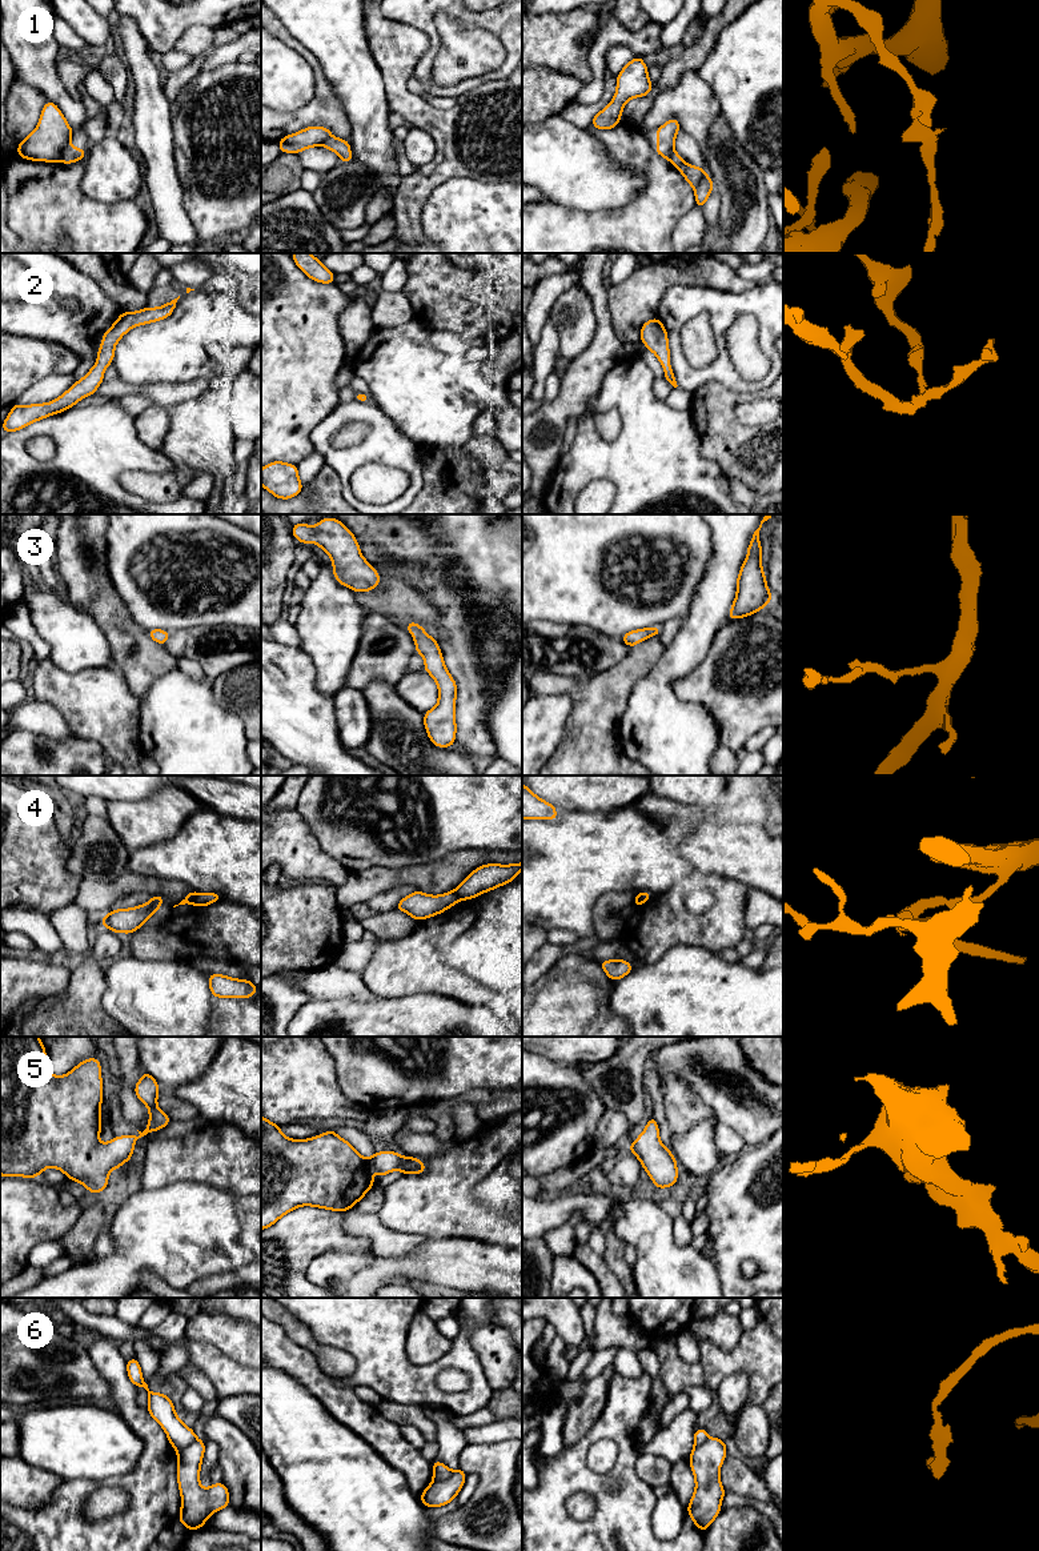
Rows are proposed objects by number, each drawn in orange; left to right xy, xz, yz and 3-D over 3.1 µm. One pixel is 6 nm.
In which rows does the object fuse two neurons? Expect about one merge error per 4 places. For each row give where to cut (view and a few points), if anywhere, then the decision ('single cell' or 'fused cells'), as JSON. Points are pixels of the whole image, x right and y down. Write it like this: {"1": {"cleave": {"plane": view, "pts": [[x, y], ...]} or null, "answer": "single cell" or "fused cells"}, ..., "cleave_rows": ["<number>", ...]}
{"1": {"cleave": {"plane": "xy", "pts": [[68, 147], [60, 160]]}, "answer": "fused cells"}, "2": {"cleave": null, "answer": "single cell"}, "3": {"cleave": null, "answer": "single cell"}, "4": {"cleave": {"plane": "xy", "pts": [[197, 893], [192, 904]]}, "answer": "fused cells"}, "5": {"cleave": null, "answer": "single cell"}, "6": {"cleave": {"plane": "xz", "pts": [[453, 1471], [444, 1479], [433, 1481]]}, "answer": "fused cells"}, "cleave_rows": ["1", "4", "6"]}

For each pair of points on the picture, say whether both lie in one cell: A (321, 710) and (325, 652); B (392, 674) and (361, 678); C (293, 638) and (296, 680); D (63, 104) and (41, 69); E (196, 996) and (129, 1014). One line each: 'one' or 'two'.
A: two
B: one
C: two
D: one
E: one

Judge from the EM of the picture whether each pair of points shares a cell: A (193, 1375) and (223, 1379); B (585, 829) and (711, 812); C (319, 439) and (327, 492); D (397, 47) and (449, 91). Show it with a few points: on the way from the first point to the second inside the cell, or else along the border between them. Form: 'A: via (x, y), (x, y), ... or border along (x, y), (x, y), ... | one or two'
A: border along (187, 1365), (205, 1377), (217, 1399) | two
B: via (617, 836), (673, 836), (680, 829) | one
C: border along (325, 463), (336, 472), (343, 491) | two
D: border along (425, 33), (429, 48), (412, 73) | two

